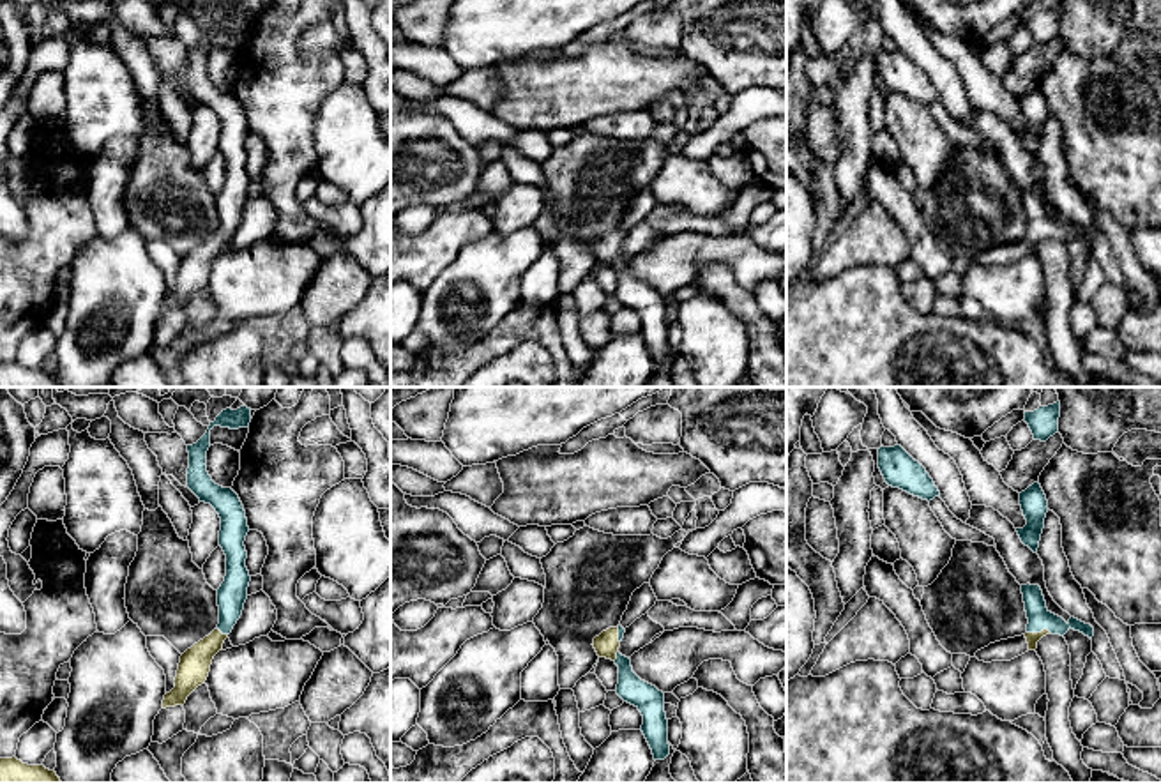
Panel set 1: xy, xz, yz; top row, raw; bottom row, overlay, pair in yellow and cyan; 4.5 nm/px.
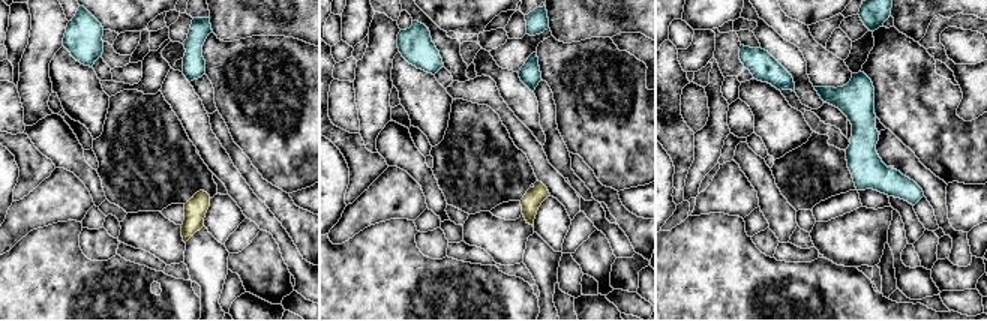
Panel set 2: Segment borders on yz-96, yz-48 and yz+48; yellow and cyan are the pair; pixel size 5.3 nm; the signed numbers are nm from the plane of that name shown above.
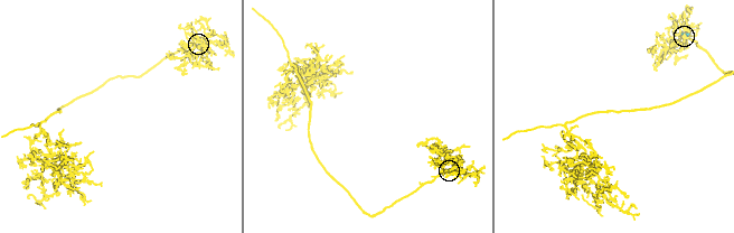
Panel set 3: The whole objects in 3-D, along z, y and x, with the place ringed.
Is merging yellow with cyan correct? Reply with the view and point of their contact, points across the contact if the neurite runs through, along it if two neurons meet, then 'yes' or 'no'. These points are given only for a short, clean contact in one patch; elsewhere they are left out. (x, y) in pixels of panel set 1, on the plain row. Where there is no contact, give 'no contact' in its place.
contact yz (1041, 235); way yz (1032, 243), (1041, 235), (1039, 221); yes

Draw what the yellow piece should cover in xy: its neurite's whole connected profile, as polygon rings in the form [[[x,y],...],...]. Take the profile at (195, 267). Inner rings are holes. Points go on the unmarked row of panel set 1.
[[[246,9],[237,14],[226,12],[210,27],[207,37],[196,48],[187,49],[187,92],[200,106],[210,108],[221,122],[219,150],[226,159],[226,180],[217,193],[219,228],[209,240],[180,260],[175,292],[164,299],[163,313],[184,309],[187,300],[205,288],[212,263],[223,255],[223,247],[240,223],[247,203],[251,180],[246,171],[247,156],[244,150],[249,136],[246,115],[231,92],[223,92],[212,85],[205,67],[214,30],[239,34],[247,32],[249,27],[251,12]]]

